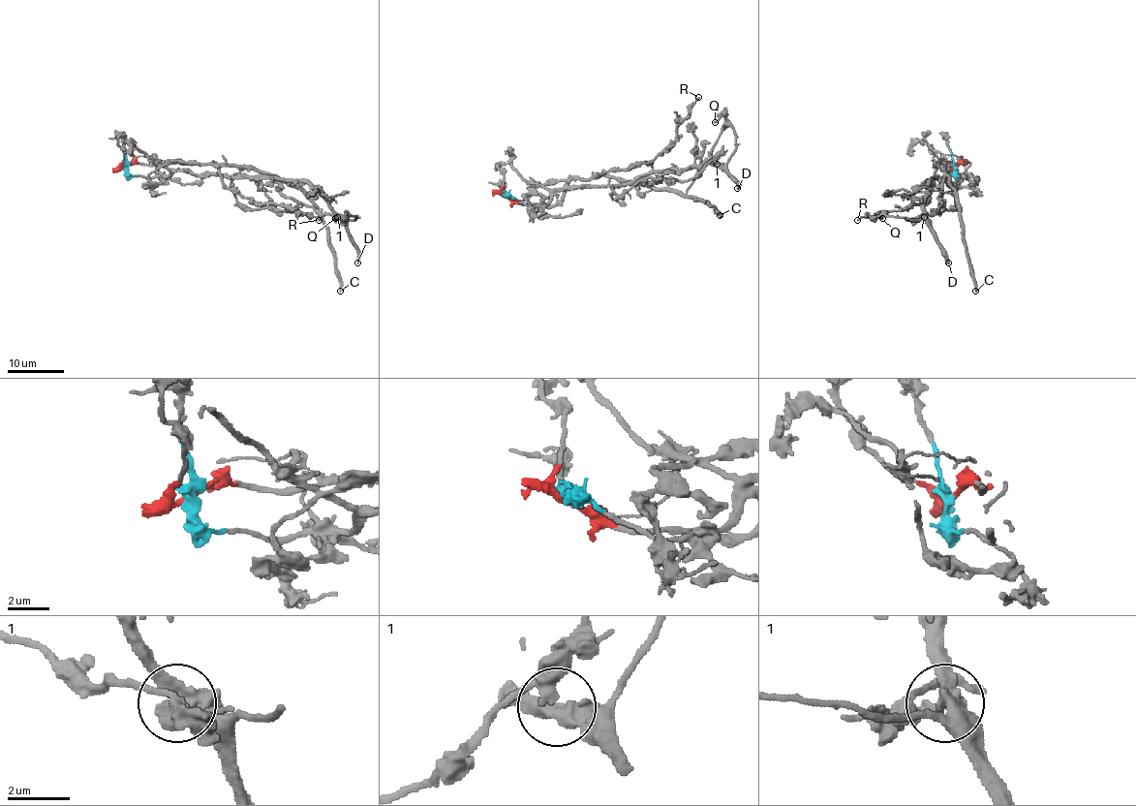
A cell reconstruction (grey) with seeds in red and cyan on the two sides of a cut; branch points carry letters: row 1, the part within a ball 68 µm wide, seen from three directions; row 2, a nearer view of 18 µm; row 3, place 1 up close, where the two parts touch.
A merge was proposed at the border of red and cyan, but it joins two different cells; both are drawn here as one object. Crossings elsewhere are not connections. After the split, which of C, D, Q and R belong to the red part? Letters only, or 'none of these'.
C, R

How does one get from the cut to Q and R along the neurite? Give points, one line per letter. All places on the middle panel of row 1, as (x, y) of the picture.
Q: (505, 196), (536, 206), (557, 191), (725, 164), (735, 148), (734, 127), (722, 115), (714, 123)
R: (505, 196), (522, 203), (555, 205), (571, 179), (652, 163), (676, 139), (677, 125), (698, 97)

